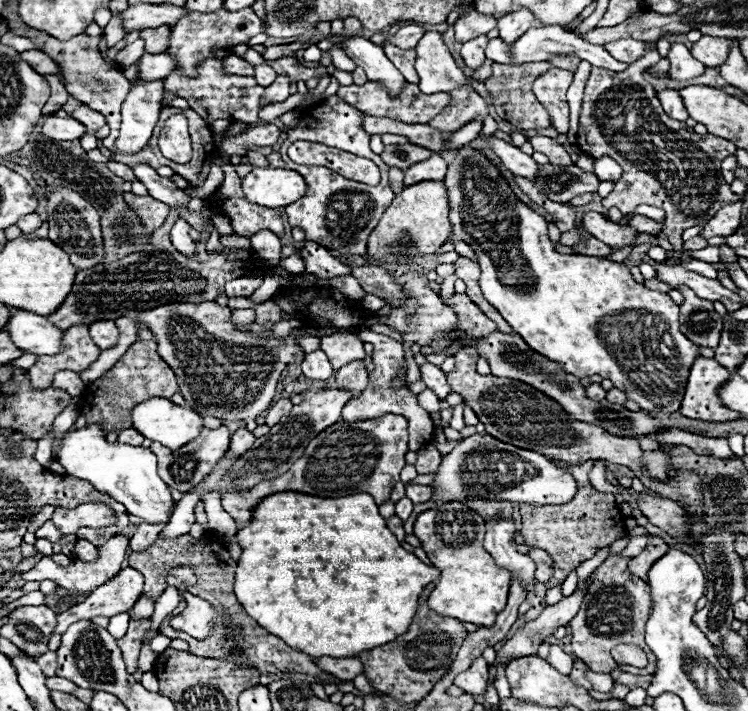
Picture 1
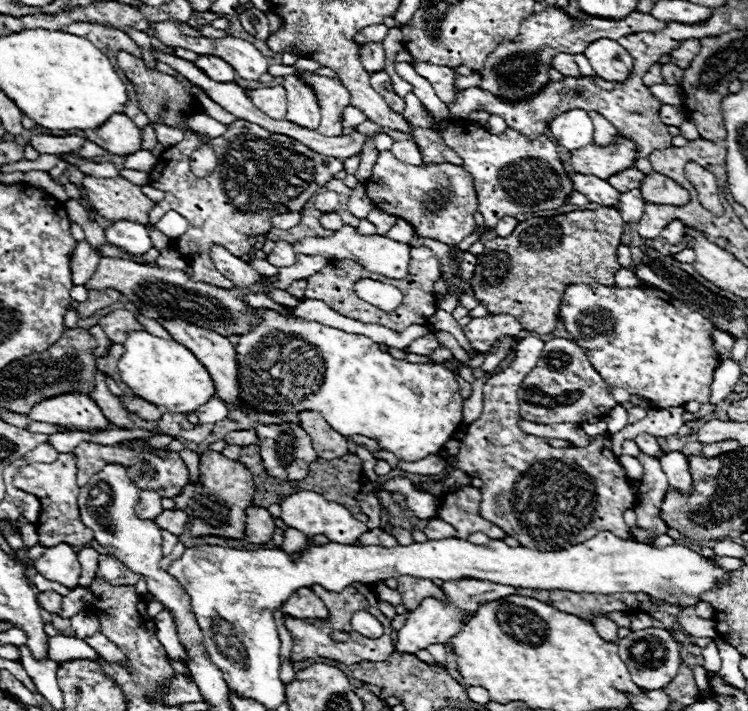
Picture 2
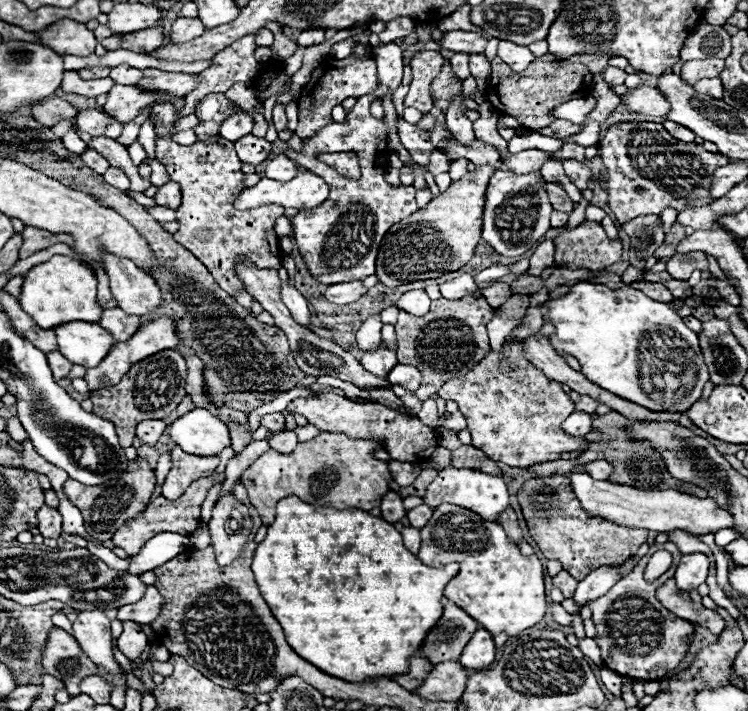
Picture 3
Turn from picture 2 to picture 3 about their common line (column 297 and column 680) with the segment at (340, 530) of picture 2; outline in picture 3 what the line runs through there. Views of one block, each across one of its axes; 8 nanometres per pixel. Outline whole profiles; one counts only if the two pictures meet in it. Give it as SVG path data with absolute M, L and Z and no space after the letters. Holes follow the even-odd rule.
M572 472L570 486L580 500L580 506L590 516L602 516L614 524L628 528L646 528L656 532L686 530L690 534L710 534L720 528L732 526L732 516L720 510L710 498L696 498L676 490L638 490L626 484L614 484L608 480L594 480L586 472Z

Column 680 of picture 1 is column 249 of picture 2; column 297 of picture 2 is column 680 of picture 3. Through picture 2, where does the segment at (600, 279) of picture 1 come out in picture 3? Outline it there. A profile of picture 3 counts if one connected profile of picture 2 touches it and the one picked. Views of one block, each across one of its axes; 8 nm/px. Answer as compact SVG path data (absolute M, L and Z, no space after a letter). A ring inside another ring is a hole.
M578 282L570 286L570 292L566 296L546 300L540 306L540 314L544 320L550 320L554 324L550 344L558 354L574 356L582 366L582 374L590 382L648 410L684 412L700 398L702 388L708 382L708 370L698 346L698 334L682 322L678 312L668 302L652 300L632 286L610 290L604 284Z

